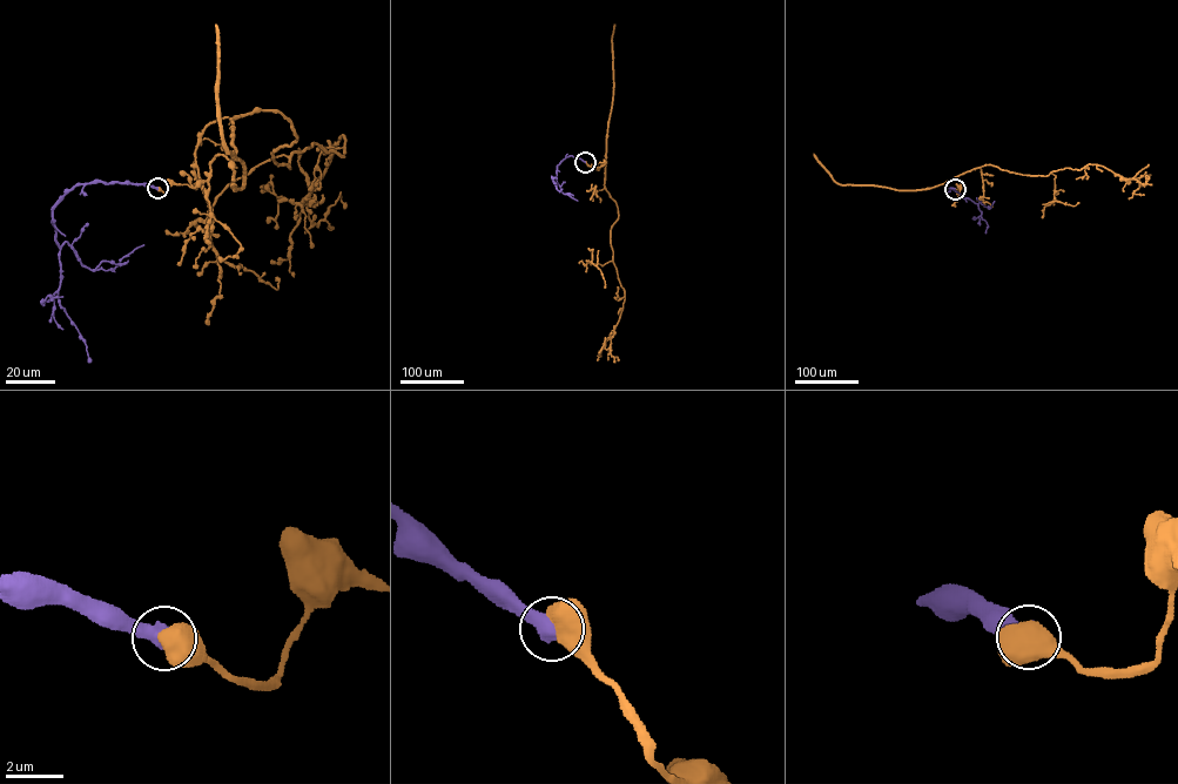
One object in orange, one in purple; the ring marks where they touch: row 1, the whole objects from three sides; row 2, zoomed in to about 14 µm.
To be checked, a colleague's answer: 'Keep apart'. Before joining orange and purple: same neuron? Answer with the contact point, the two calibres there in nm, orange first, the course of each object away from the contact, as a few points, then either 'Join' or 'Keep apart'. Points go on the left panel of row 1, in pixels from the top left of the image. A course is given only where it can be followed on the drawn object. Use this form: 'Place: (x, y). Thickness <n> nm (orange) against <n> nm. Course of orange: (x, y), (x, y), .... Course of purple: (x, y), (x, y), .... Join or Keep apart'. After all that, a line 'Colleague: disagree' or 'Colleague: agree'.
Place: (157, 188). Thickness 800 nm (orange) against 600 nm. Course of orange: (157, 188), (236, 167), (253, 110), (290, 122), (290, 168), (343, 136), (270, 262). Course of purple: (157, 188), (102, 181), (75, 184), (53, 210), (60, 249), (58, 303), (86, 346), (91, 362). Keep apart
Colleague: agree

